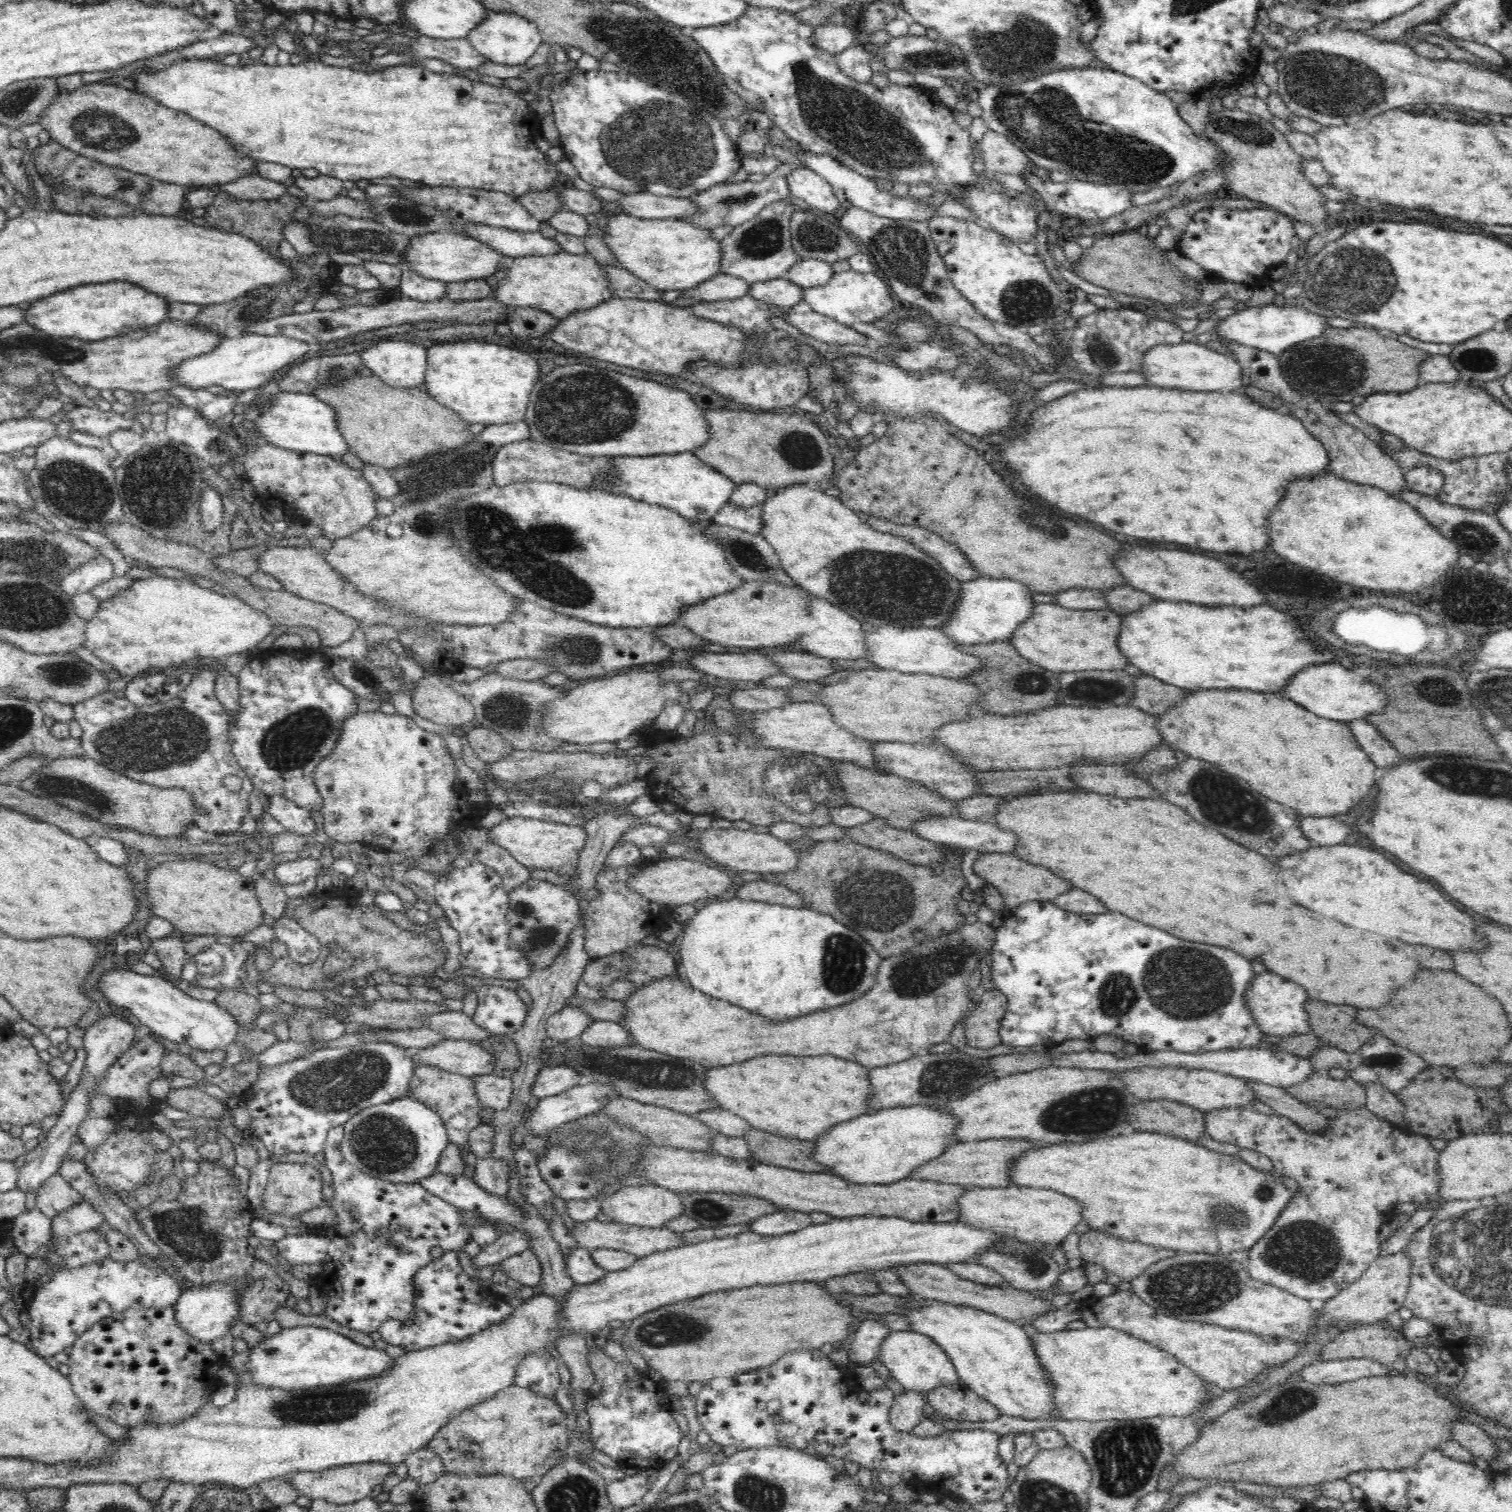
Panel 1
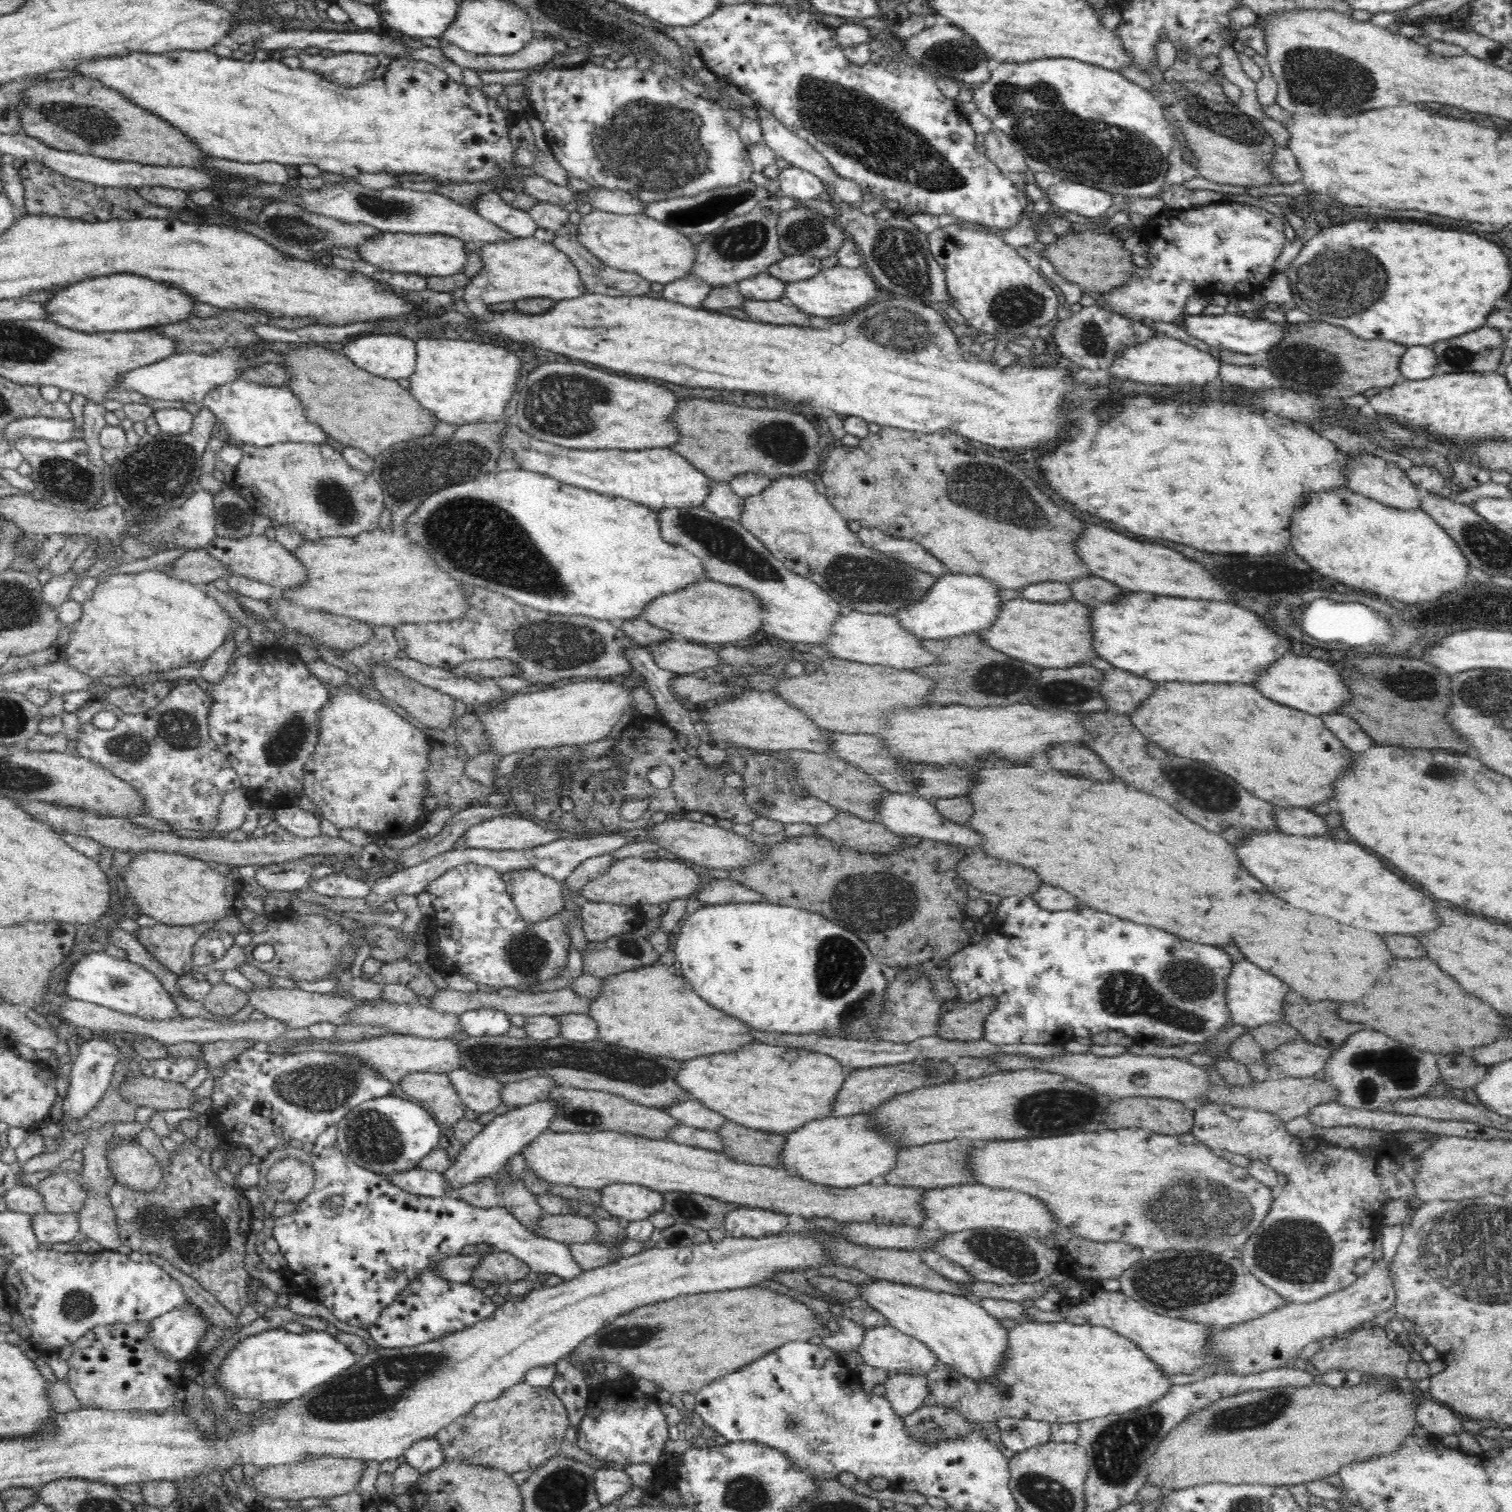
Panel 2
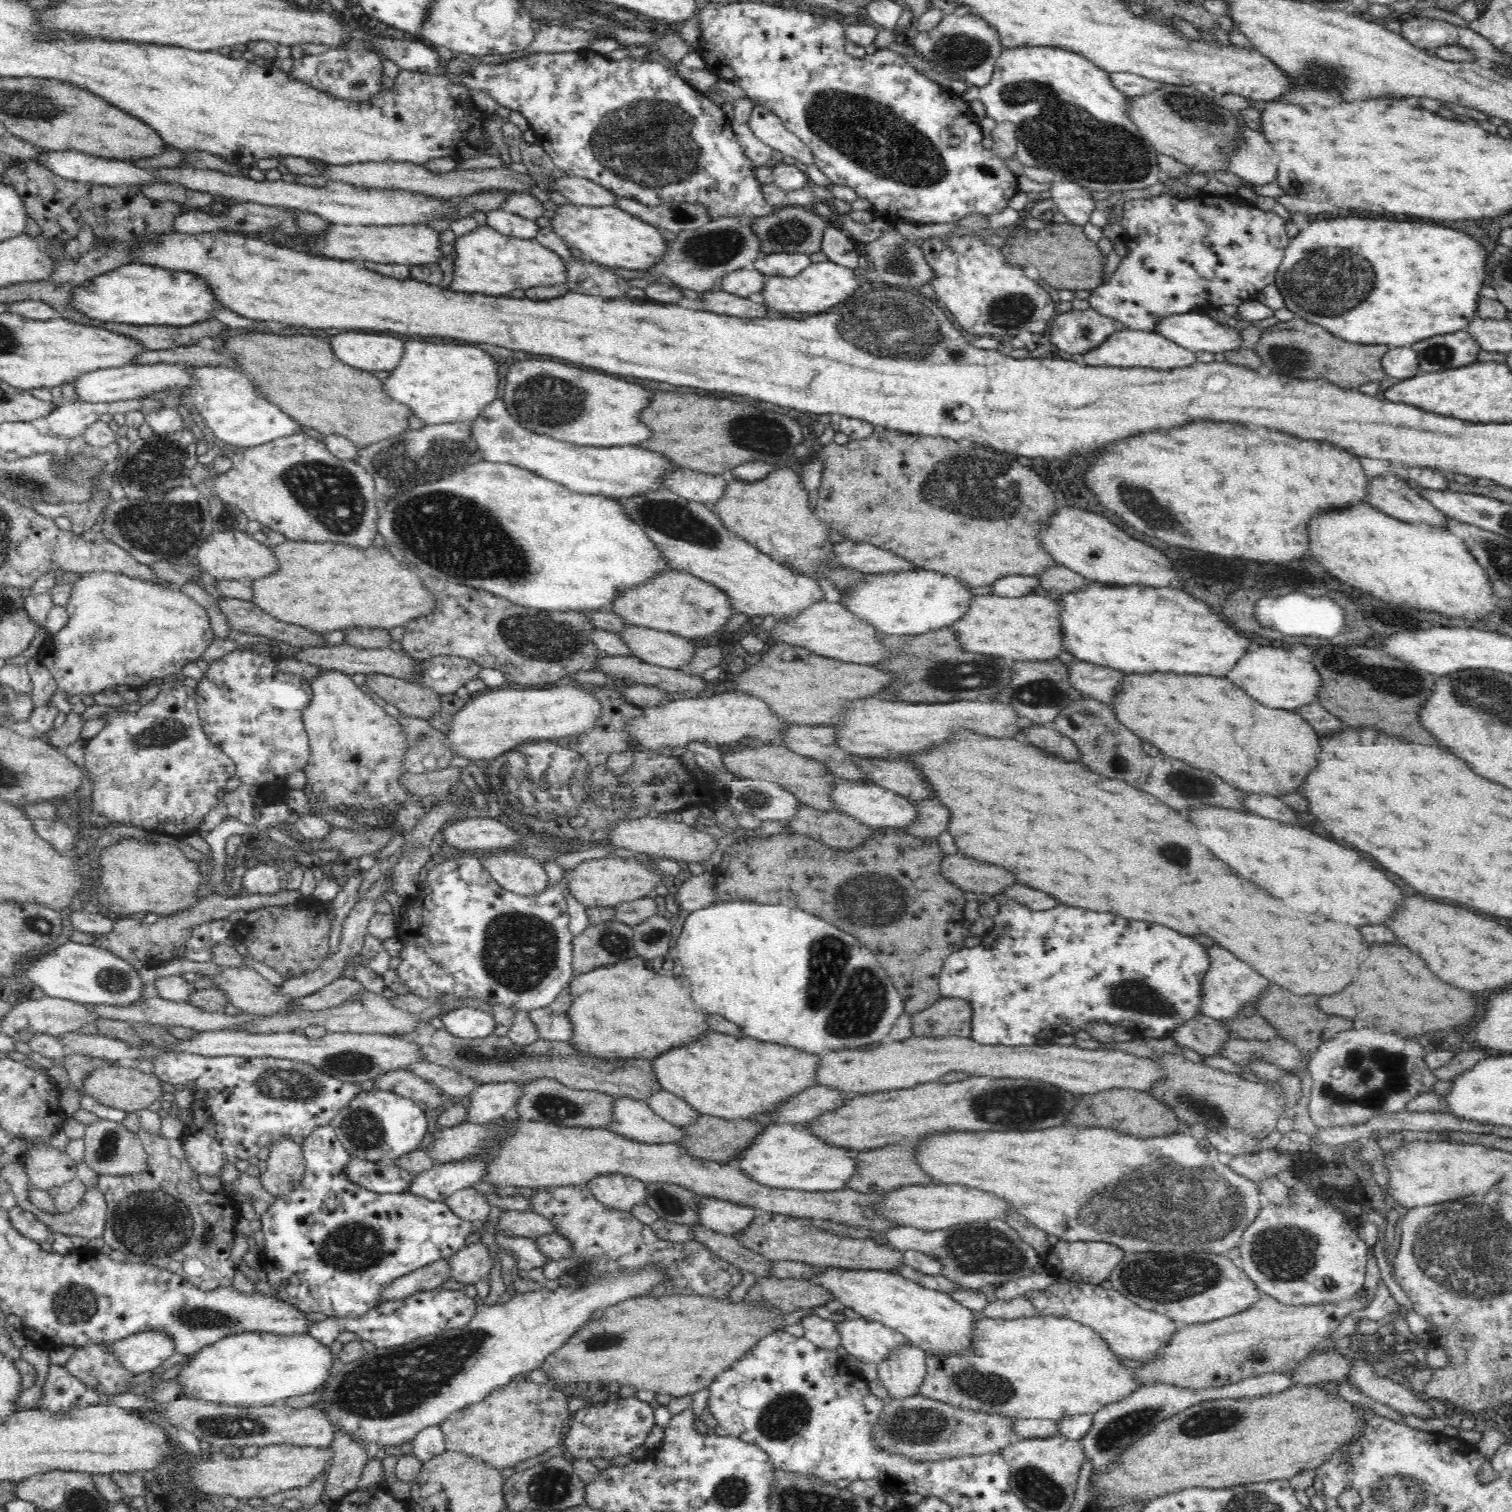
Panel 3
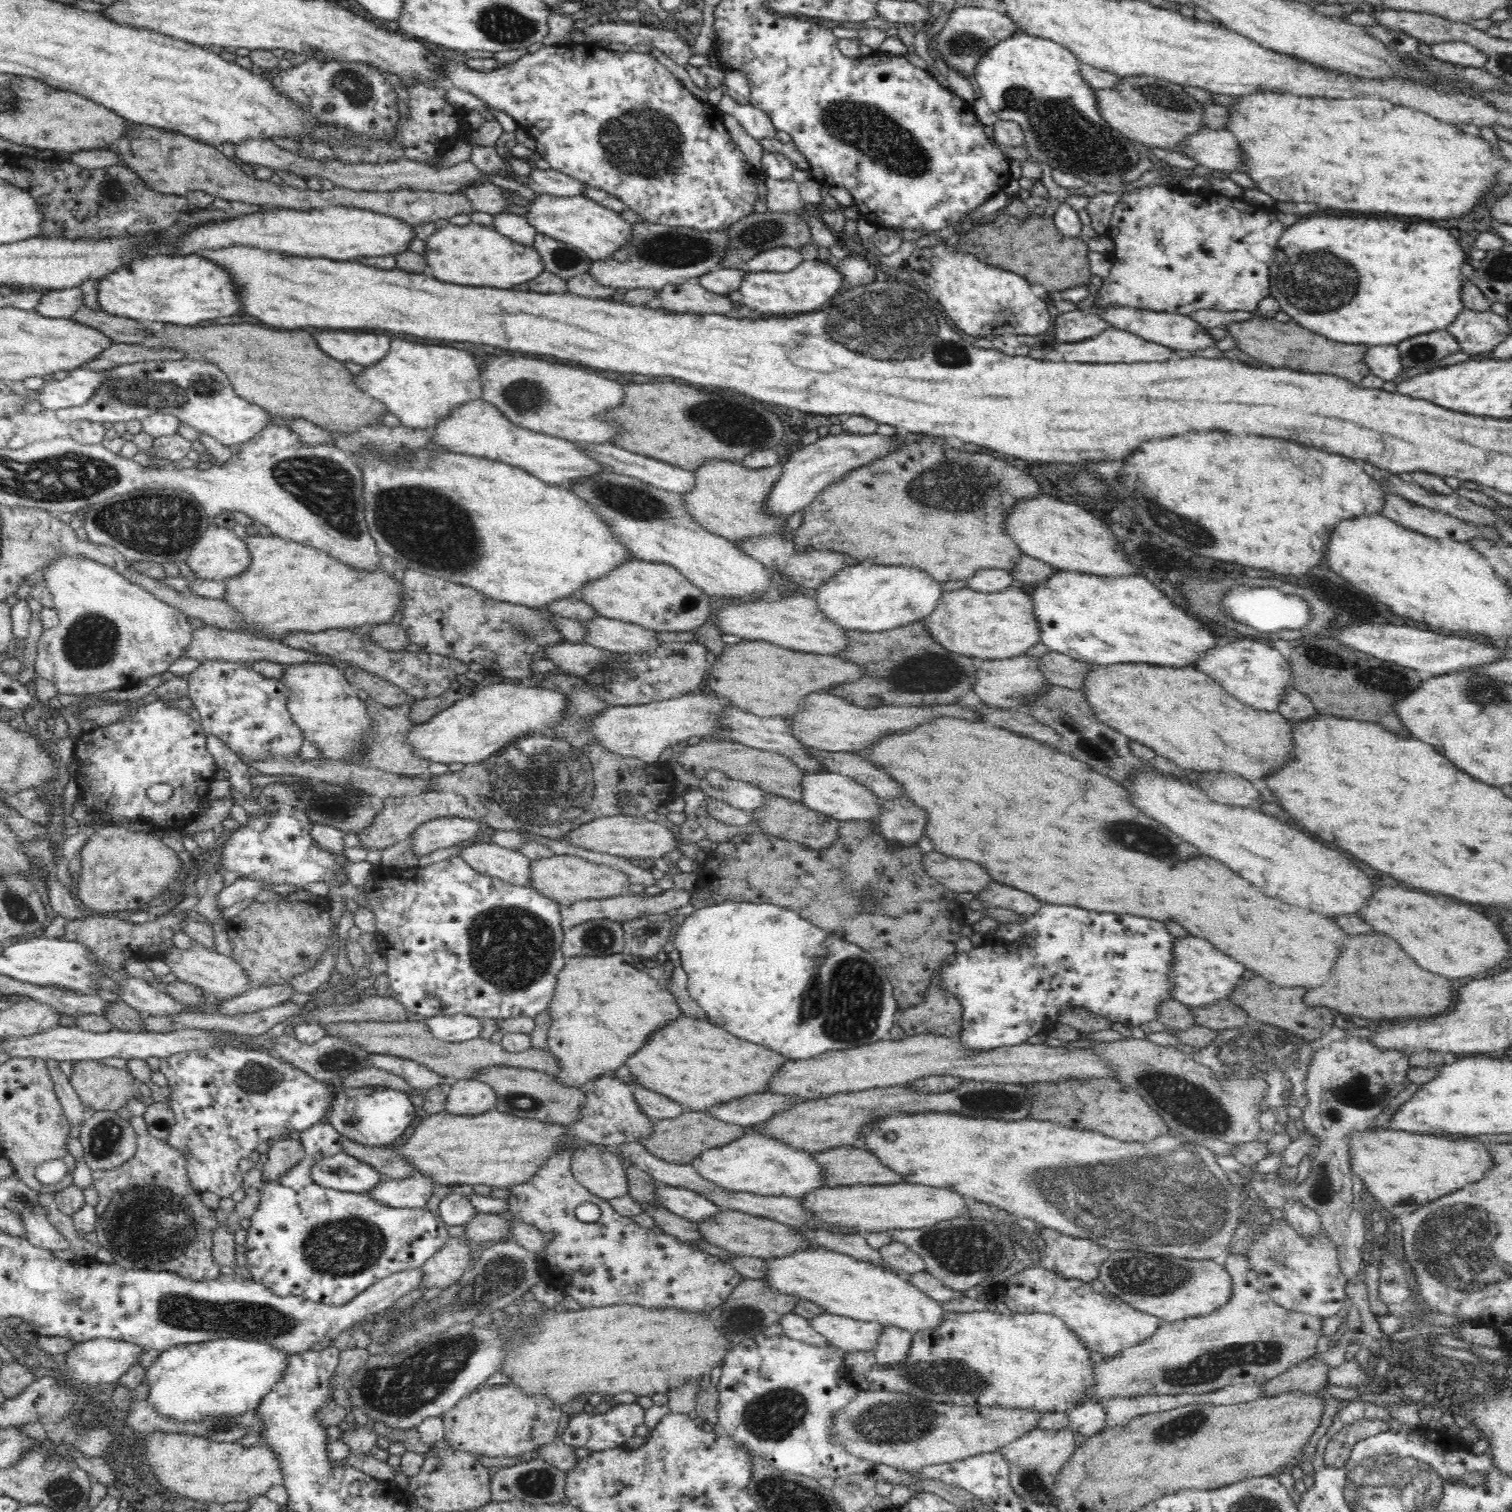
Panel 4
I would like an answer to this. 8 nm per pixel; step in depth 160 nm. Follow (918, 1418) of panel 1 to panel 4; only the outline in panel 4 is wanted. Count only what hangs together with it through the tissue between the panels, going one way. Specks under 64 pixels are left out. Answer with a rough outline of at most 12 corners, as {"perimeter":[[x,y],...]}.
{"perimeter":[[886,1326],[875,1351],[878,1369],[910,1359],[911,1332]]}

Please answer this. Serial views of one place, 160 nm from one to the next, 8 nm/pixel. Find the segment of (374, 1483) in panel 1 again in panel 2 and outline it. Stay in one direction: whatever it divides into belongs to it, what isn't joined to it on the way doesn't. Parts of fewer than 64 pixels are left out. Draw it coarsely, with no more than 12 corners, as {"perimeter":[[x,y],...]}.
{"perimeter":[[318,1458],[244,1483],[293,1502],[359,1490],[363,1460]]}

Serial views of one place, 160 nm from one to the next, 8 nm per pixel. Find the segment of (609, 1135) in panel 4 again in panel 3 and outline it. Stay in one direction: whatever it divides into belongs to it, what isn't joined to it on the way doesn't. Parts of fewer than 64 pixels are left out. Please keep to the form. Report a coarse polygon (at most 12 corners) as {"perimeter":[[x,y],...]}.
{"perimeter":[[616,1098],[606,1129],[648,1144],[677,1144],[684,1127],[644,1102]]}

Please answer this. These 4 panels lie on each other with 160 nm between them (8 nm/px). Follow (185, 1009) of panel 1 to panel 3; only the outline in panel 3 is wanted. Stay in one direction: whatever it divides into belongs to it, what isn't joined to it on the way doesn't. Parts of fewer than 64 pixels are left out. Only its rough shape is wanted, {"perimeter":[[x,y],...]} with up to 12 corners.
{"perimeter":[[66,942],[22,973],[45,996],[129,1008],[146,999],[133,964]]}

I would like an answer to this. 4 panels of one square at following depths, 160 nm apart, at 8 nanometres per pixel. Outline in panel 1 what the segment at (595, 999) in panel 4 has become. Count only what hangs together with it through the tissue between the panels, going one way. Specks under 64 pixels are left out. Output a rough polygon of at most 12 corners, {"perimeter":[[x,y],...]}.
{"perimeter":[[977,921],[883,958],[848,1004],[768,1020],[676,974],[624,1001],[638,1046],[709,1069],[826,1054],[880,1068],[979,1003]]}

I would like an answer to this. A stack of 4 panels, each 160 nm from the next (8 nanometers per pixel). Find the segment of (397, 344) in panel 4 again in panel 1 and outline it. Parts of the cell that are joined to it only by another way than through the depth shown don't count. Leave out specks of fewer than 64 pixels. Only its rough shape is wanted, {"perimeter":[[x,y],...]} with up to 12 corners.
{"perimeter":[[500,344],[428,348],[425,388],[468,423],[526,419],[540,364]]}

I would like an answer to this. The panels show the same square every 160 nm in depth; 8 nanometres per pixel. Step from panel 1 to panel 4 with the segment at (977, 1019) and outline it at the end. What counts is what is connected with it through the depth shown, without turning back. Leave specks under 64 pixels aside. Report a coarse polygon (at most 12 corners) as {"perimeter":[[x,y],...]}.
{"perimeter":[[937,981],[926,1003],[902,1010],[897,1024],[916,1033],[960,1035],[960,1000]]}

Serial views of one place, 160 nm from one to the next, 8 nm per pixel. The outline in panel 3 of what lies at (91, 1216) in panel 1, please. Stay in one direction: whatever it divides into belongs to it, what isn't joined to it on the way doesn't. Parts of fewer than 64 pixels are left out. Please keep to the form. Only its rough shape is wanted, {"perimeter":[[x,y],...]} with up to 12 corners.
{"perimeter":[[20,1205],[8,1210],[14,1227],[37,1243],[56,1229]]}

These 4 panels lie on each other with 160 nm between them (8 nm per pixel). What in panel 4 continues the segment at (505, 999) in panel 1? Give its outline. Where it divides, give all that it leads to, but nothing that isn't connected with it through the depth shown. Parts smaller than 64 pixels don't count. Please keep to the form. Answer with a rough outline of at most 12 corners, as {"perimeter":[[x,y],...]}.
{"perimeter":[[464,1013],[428,1017],[434,1036],[450,1042],[472,1040],[483,1029]]}

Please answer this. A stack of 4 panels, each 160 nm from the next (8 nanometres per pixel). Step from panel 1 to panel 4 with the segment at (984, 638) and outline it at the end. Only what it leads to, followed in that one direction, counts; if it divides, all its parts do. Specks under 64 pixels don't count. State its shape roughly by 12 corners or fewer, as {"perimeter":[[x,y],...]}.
{"perimeter":[[864,562],[815,590],[848,630],[929,619],[946,588],[918,567]]}

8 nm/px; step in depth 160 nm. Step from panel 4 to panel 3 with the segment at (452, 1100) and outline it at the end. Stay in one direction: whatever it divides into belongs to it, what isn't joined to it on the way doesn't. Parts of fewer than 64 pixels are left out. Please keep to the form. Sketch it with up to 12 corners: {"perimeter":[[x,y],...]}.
{"perimeter":[[514,1081],[483,1083],[474,1091],[466,1120],[489,1124],[524,1098]]}

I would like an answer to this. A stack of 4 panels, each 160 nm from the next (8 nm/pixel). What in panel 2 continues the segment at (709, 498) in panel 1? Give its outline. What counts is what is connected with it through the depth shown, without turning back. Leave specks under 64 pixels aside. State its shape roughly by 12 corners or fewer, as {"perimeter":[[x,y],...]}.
{"perimeter":[[511,427],[524,470],[653,509],[705,508],[711,478],[670,447],[569,450]]}

